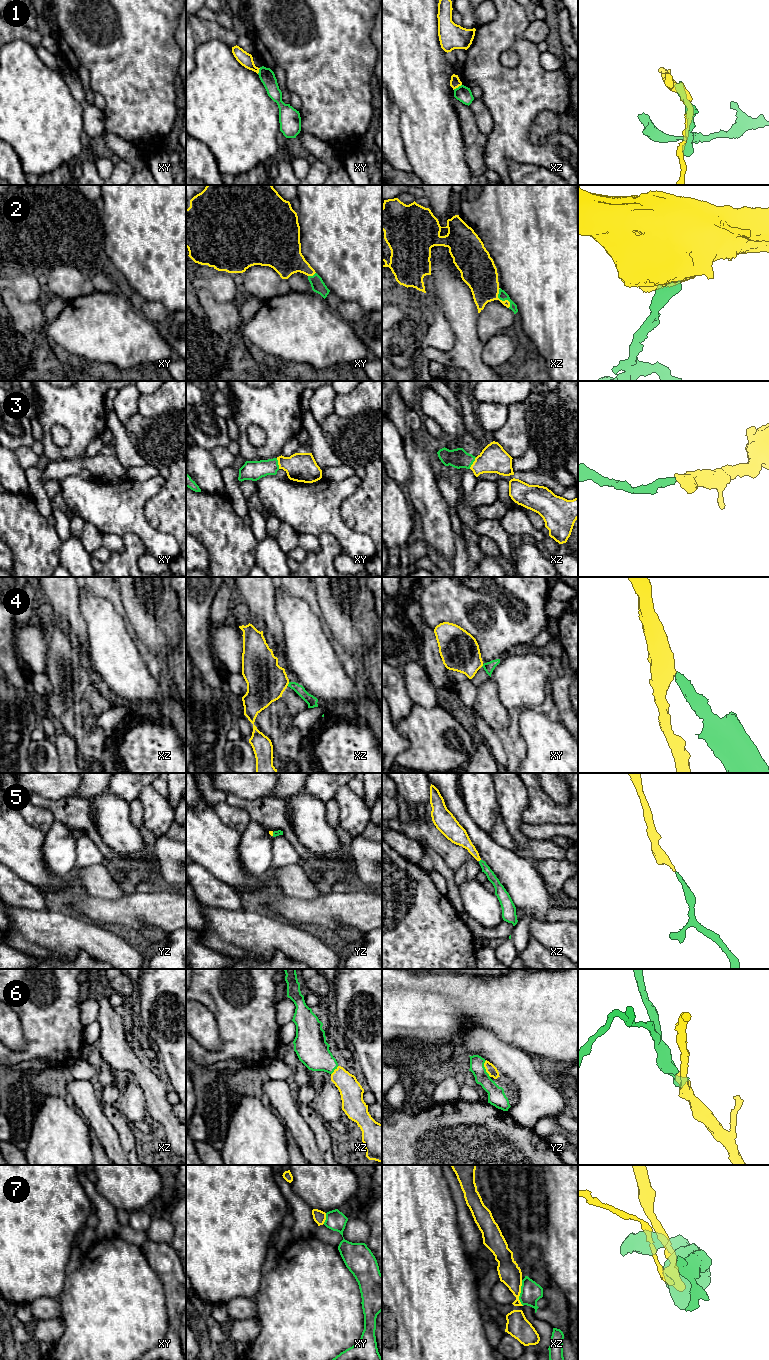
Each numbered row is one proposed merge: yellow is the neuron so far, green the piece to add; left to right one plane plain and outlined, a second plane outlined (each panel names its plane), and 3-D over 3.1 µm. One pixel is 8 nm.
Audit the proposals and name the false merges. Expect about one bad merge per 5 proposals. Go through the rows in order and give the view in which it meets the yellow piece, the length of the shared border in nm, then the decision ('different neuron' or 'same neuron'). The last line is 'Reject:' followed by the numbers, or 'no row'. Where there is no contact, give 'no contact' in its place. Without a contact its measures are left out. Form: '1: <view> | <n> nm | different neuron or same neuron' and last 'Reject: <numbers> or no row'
1: xz | 80 nm | different neuron
2: xz | 180 nm | same neuron
3: xz | 110 nm | same neuron
4: xz | 40 nm | different neuron
5: yz | 30 nm | same neuron
6: yz | 140 nm | same neuron
7: xz | 200 nm | different neuron
Reject: 1, 4, 7

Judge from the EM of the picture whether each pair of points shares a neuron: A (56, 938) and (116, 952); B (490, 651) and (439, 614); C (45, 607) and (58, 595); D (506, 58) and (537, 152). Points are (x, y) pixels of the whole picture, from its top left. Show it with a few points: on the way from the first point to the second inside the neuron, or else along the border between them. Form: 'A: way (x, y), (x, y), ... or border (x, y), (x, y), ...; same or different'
A: way (71, 938), (92, 938), (101, 944); same
B: way (483, 637), (460, 614), (453, 614); same
C: border (43, 598), (58, 616), (65, 619); different
D: border (500, 54), (502, 64), (511, 67), (518, 65); different

